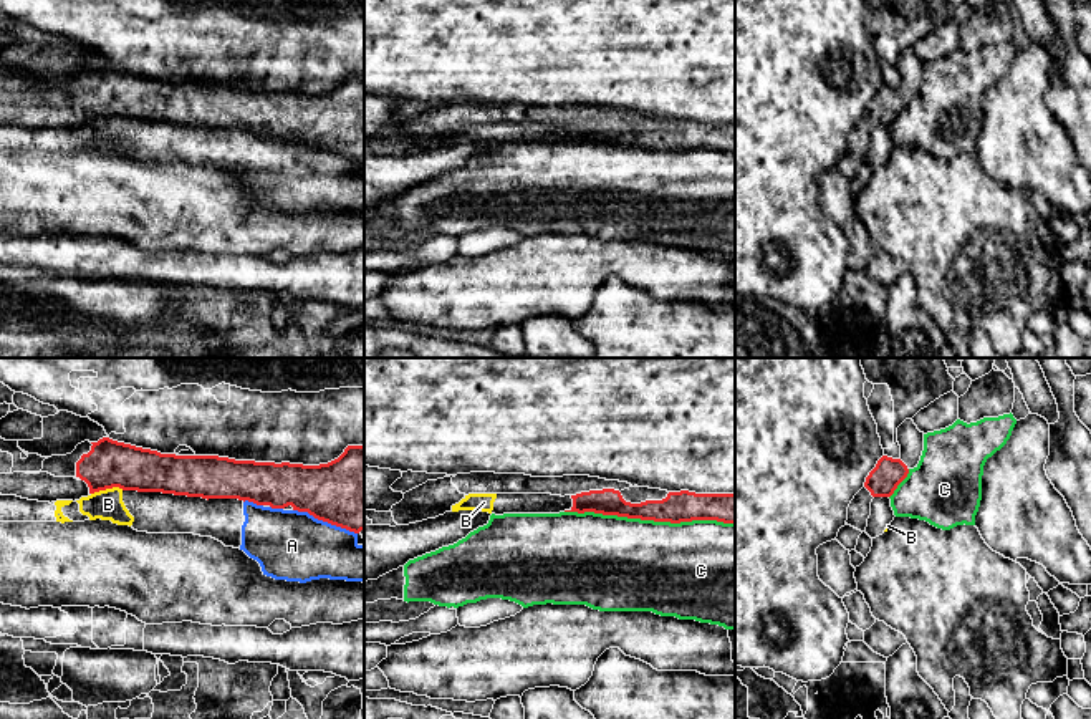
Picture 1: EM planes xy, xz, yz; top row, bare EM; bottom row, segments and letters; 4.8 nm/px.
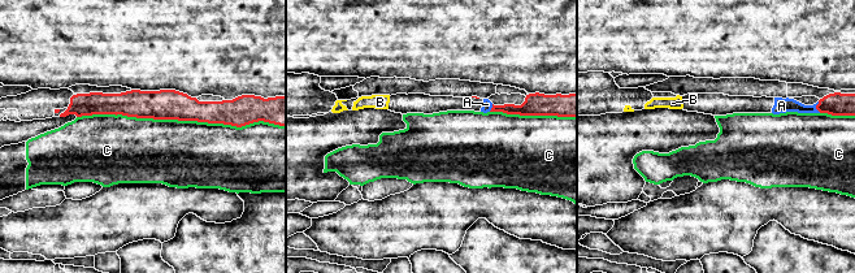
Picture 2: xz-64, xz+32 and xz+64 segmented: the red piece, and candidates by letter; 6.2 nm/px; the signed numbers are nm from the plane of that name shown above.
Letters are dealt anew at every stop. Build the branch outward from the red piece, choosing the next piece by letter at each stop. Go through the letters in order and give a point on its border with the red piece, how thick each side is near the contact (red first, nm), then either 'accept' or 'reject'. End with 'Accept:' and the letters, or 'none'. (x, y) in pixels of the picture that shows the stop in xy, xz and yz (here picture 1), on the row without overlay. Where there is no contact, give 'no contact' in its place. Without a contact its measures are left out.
A: xy (325, 149) | 400/340 nm | reject
B: xy (106, 116) | 220/150 nm | reject
C: xz (649, 148) | 150/440 nm | reject
Accept: none

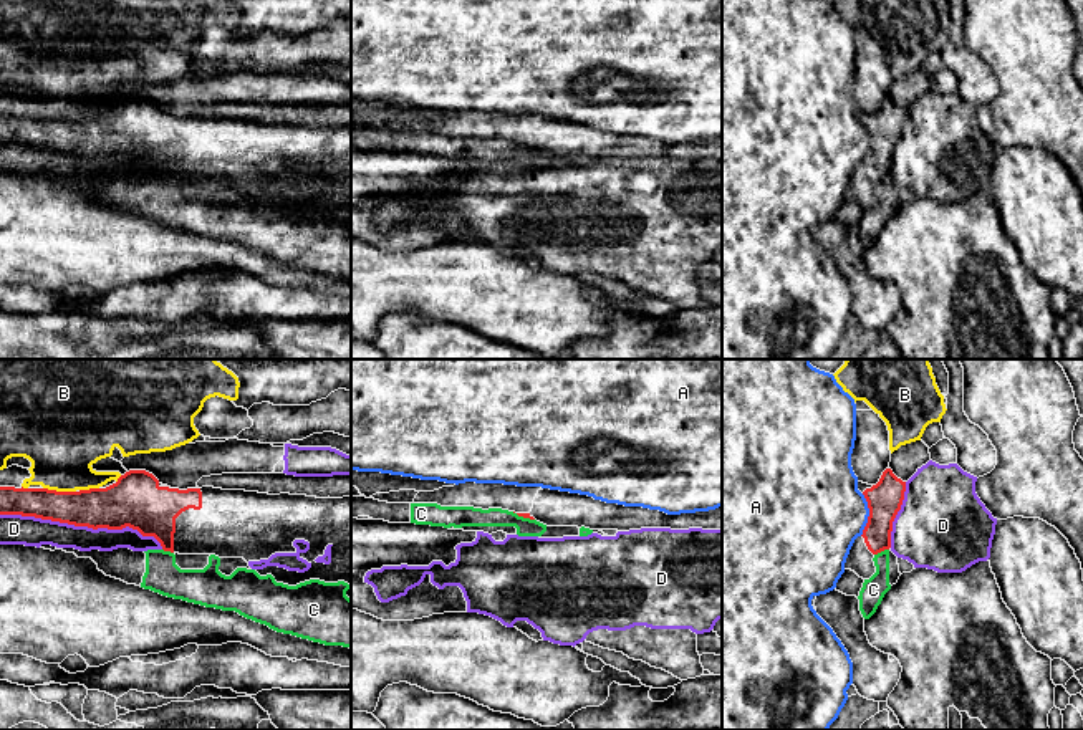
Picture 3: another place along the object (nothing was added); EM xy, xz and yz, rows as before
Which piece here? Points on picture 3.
A: yz (870, 144) | 170/440 nm | reject
B: xy (60, 121) | 190/360 nm | reject
C: yz (881, 179) | 170/120 nm | reject
D: xy (83, 154) | 240/140 nm | reject
Accept: none

